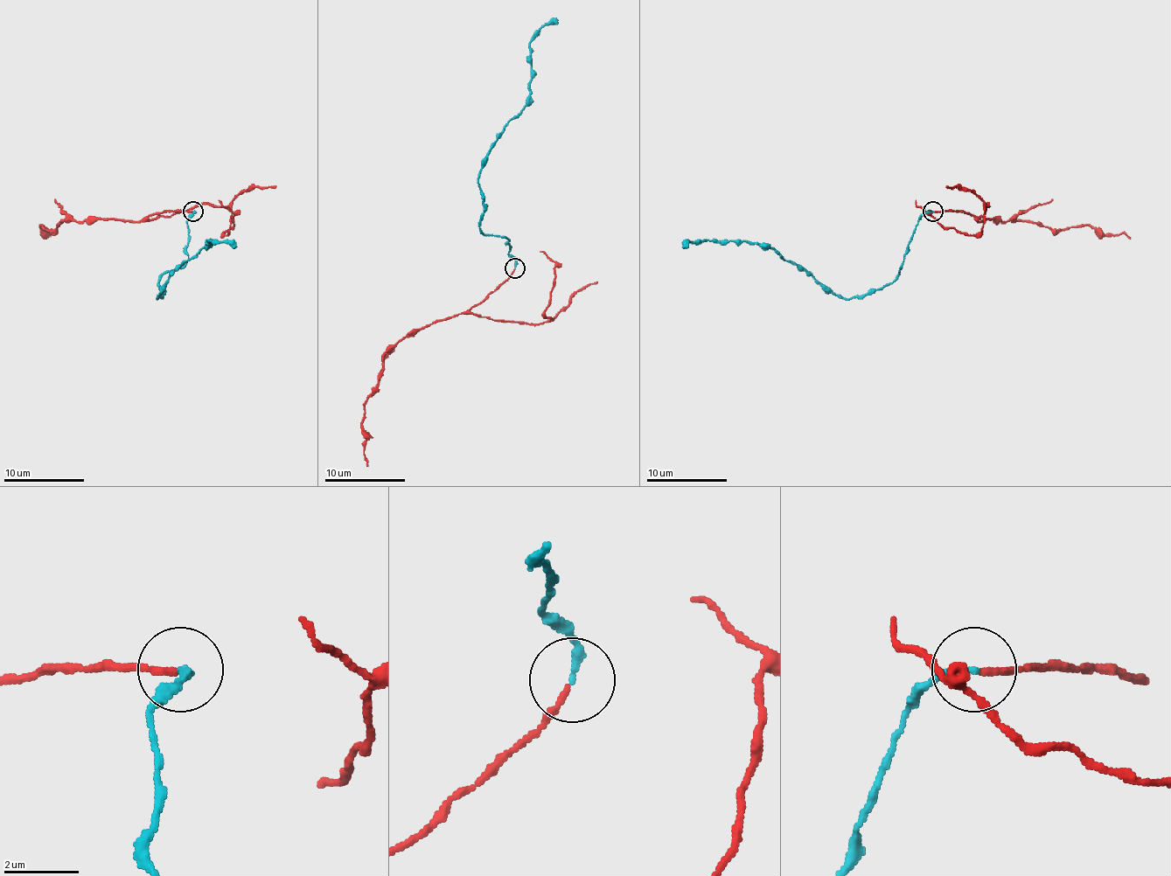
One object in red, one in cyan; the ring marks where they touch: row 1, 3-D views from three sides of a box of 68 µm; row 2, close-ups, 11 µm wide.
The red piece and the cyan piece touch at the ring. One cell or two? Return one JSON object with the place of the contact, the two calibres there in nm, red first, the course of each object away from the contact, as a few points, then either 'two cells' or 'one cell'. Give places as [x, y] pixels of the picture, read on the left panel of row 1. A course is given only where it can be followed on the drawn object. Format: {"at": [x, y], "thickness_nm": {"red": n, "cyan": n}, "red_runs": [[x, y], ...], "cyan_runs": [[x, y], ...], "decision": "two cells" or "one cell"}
{"at": [193, 211], "thickness_nm": {"red": 160, "cyan": 200}, "red_runs": [[191, 212], [162, 212], [143, 219], [61, 221], [52, 230], [45, 230], [41, 225], [46, 238]], "cyan_runs": [[193, 212], [188, 221], [188, 260], [165, 272], [157, 298], [171, 274], [208, 242], [230, 242], [236, 247]], "decision": "one cell"}

